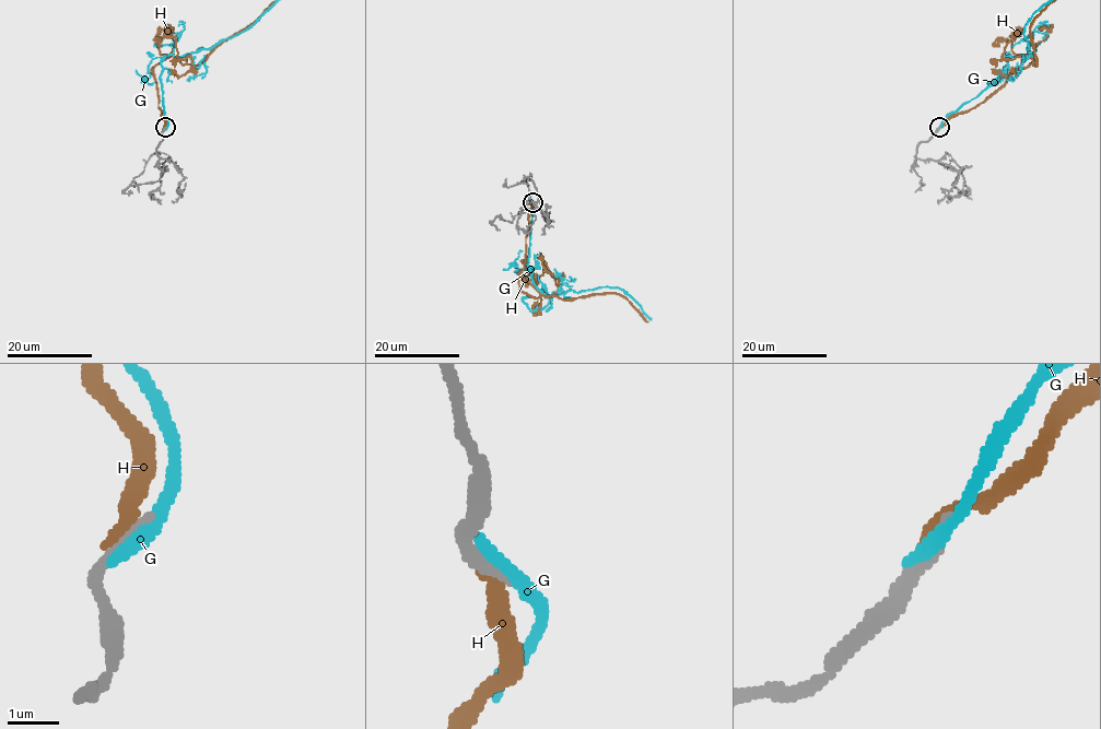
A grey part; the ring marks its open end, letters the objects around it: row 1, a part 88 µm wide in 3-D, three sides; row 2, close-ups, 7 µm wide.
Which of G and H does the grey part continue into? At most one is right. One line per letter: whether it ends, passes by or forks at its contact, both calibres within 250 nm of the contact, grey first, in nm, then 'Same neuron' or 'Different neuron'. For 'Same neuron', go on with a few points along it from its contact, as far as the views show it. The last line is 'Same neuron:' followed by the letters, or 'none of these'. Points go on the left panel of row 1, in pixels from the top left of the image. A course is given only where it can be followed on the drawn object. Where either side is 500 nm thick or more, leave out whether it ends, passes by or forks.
G: It ends there. Thickness 320 nm (grey) against 320 nm. Different neuron
H: It ends there. Thickness 280 nm (grey) against 340 nm. Different neuron
Same neuron: none of these

